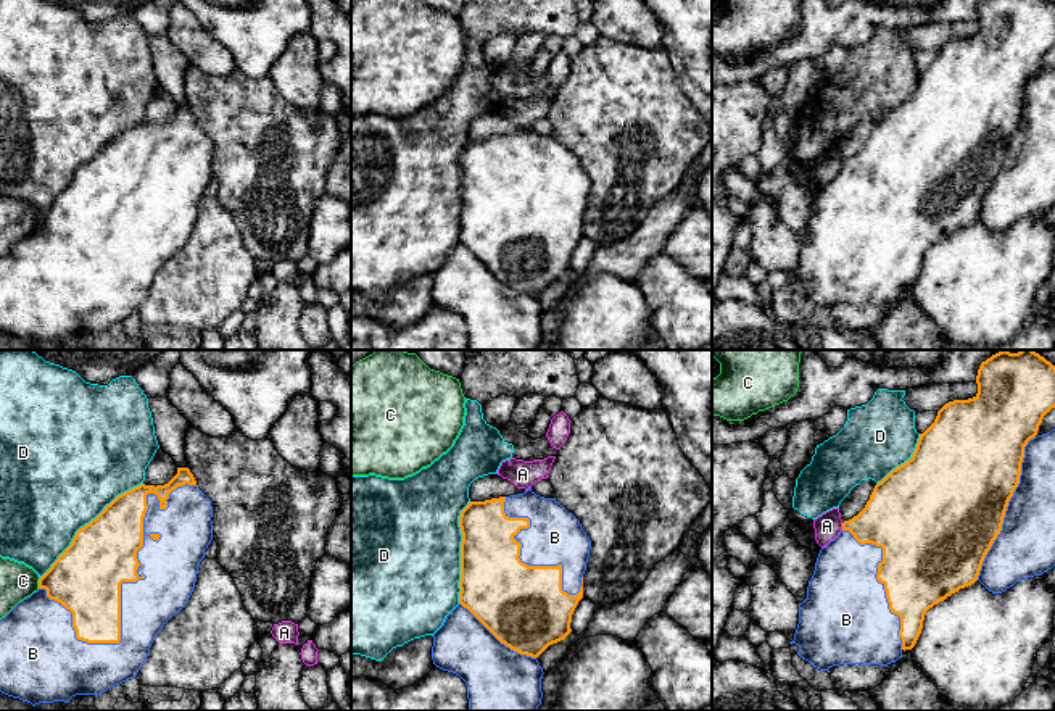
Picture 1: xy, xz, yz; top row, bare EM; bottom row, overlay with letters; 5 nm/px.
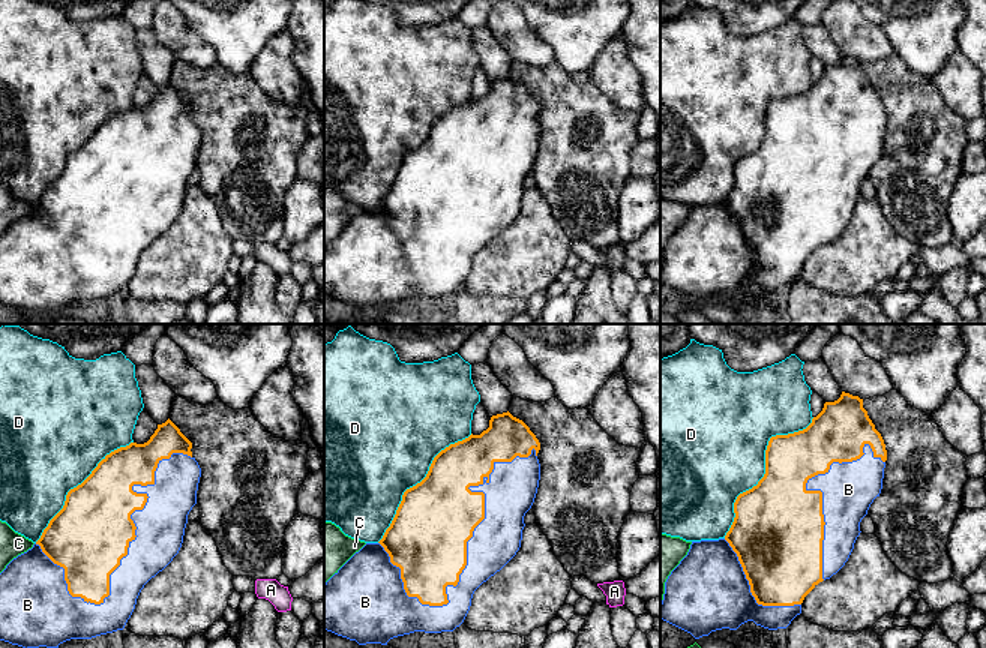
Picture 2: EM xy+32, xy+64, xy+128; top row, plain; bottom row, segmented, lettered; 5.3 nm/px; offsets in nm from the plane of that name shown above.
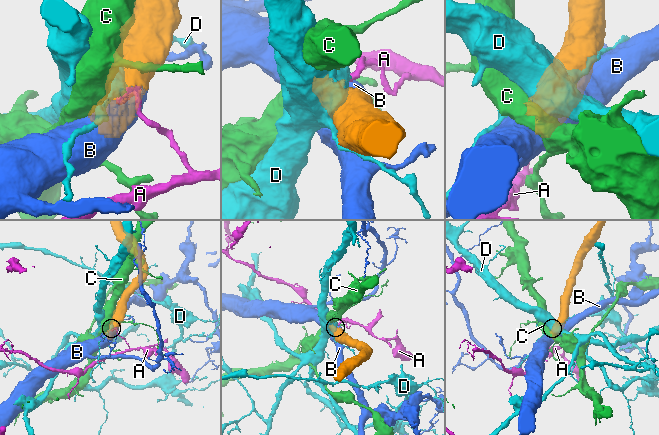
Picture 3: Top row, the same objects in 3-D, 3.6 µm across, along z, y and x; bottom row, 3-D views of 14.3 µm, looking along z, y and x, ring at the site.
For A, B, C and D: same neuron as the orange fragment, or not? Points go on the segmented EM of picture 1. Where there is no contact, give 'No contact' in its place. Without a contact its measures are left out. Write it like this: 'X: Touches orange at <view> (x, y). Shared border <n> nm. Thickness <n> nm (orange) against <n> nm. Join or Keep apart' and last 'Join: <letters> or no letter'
A: Touches orange at yz (843, 526). Shared border 40 nm. Thickness 300 nm (orange) against 130 nm. Keep apart
B: Touches orange at xy (139, 563). Shared border 950 nm. Thickness 340 nm (orange) against 280 nm. Join
C: Touches orange at xy (39, 582). Shared border 60 nm. Thickness 360 nm (orange) against 180 nm. Keep apart
D: Touches orange at xy (86, 524). Shared border 700 nm. Thickness 340 nm (orange) against 500 nm. Keep apart
Join: B

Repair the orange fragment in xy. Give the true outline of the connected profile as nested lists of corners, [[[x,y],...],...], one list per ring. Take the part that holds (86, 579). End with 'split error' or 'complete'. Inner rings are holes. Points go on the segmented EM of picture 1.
[[[177,468],[177,474],[164,485],[140,484],[118,495],[105,509],[81,527],[71,545],[58,556],[52,568],[39,579],[39,590],[19,601],[5,617],[0,619],[0,692],[31,703],[64,701],[76,695],[100,695],[108,688],[134,679],[145,663],[150,647],[163,626],[179,613],[188,601],[198,574],[205,550],[213,540],[213,506],[211,500],[198,489],[188,468]]] | split error

